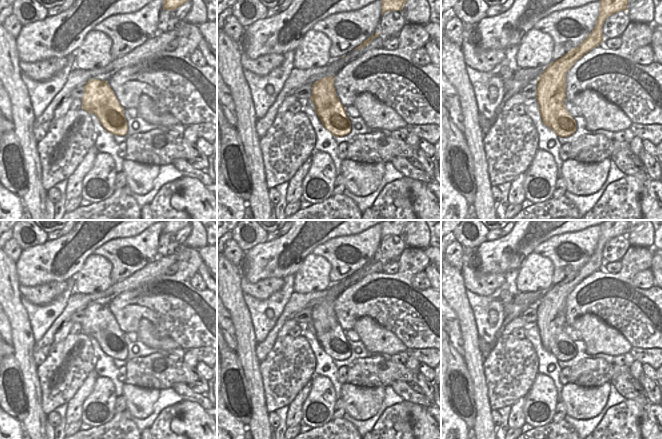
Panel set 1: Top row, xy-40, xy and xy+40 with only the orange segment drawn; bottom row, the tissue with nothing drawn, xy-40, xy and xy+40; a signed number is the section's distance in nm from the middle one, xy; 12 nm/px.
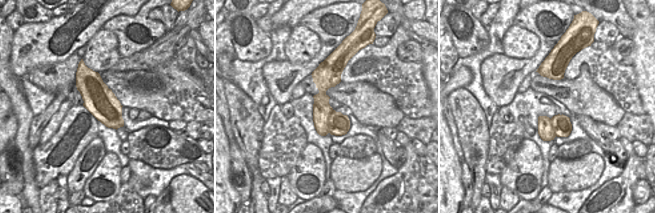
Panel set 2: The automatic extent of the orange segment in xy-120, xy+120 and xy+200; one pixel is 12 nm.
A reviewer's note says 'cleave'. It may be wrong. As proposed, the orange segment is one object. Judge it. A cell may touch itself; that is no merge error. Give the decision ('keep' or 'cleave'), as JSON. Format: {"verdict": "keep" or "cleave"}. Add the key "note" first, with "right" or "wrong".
{"note": "right", "verdict": "cleave"}

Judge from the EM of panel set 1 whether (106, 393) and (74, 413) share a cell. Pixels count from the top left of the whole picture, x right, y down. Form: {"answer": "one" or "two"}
{"answer": "two"}

